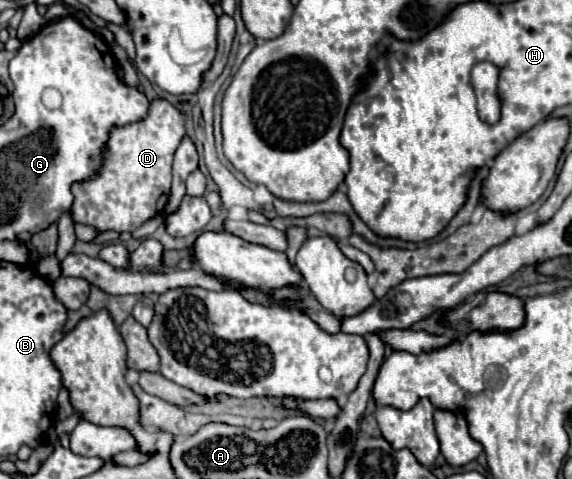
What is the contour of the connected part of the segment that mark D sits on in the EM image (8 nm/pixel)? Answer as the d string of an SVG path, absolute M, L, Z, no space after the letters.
M154 99L150 103L148 117L136 125L112 129L102 173L84 183L72 187L74 223L92 225L98 231L134 231L150 217L158 215L168 201L172 181L172 159L178 149L184 131L184 115L166 99Z

